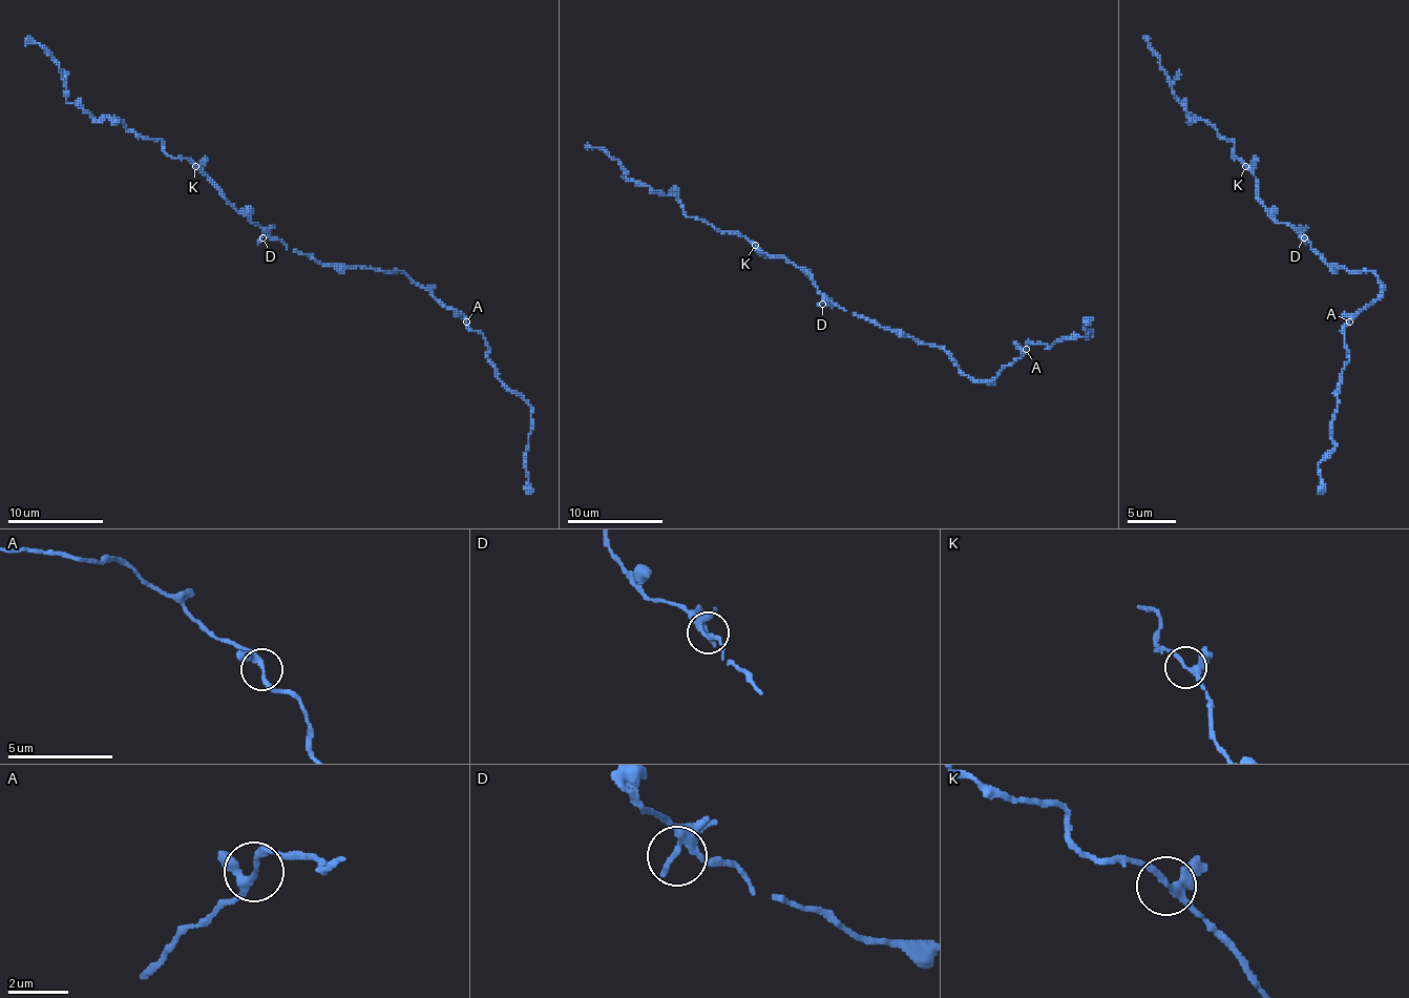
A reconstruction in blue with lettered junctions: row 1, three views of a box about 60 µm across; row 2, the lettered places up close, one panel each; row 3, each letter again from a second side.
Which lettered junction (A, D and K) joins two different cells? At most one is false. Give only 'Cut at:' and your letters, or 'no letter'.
Cut at: no letter

